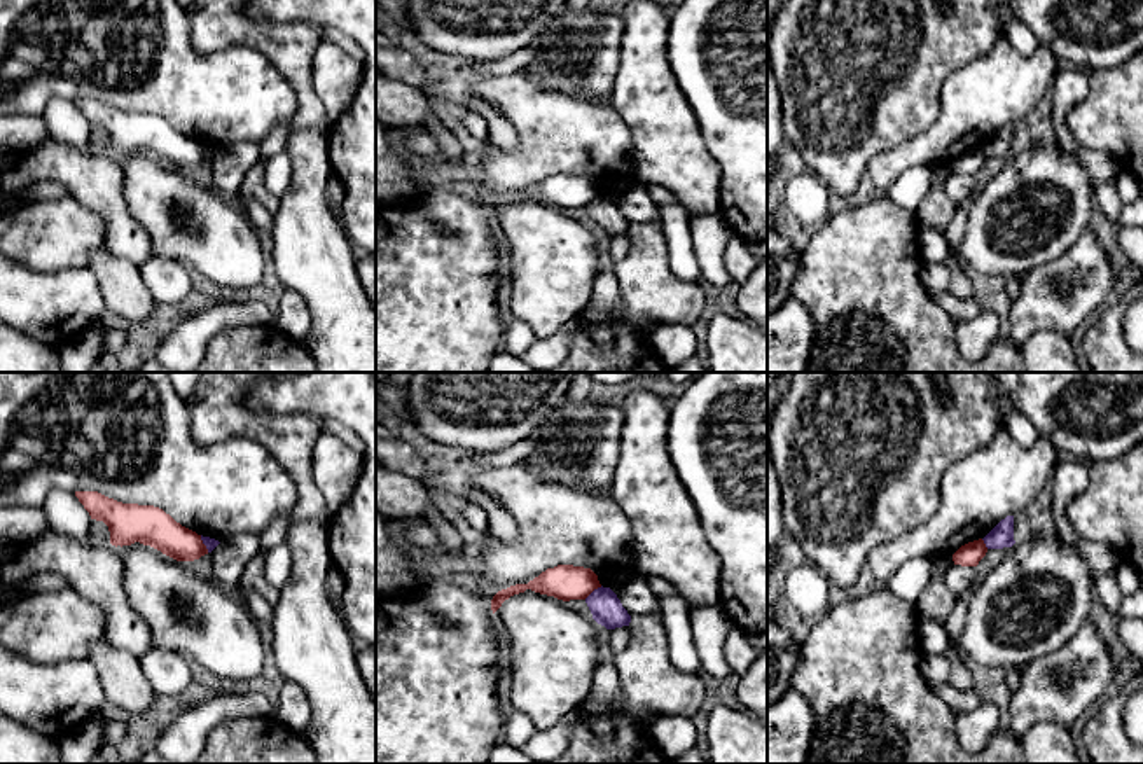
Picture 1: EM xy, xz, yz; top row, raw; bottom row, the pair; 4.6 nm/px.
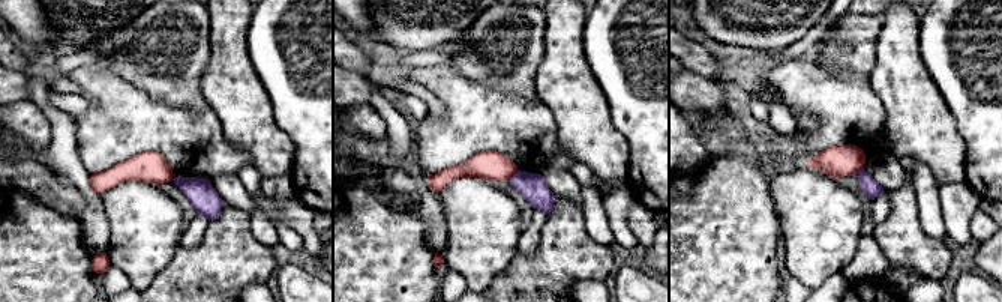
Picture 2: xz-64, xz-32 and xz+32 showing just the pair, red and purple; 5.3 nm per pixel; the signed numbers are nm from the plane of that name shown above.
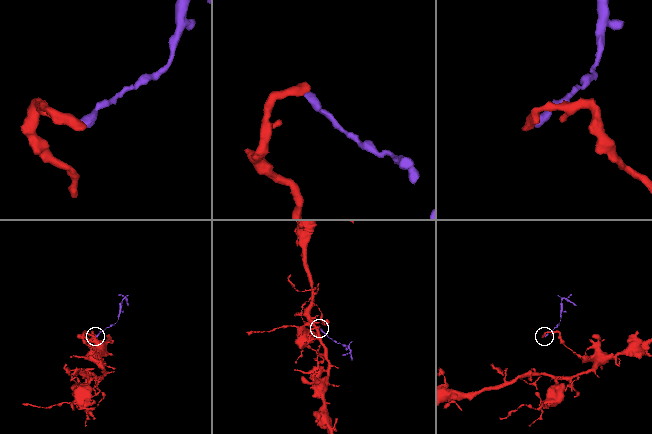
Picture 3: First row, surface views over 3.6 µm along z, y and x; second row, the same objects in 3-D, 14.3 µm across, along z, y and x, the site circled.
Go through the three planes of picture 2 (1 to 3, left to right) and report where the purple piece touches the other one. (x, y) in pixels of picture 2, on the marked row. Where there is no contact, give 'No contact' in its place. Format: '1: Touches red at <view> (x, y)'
1: No contact
2: Touches red at xz-32 (513, 173)
3: Touches red at xz+32 (860, 170)

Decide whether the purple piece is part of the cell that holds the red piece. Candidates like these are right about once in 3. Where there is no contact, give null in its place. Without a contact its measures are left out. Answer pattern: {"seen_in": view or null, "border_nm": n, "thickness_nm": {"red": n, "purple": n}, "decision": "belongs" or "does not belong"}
{"seen_in": "xz", "border_nm": 110, "thickness_nm": {"red": 160, "purple": 140}, "decision": "does not belong"}

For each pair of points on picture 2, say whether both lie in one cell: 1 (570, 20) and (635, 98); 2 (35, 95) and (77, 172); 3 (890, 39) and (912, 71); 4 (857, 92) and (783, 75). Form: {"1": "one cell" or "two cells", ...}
{"1": "two cells", "2": "one cell", "3": "one cell", "4": "one cell"}

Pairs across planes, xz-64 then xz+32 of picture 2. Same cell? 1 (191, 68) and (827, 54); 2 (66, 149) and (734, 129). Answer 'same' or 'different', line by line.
1: same
2: same

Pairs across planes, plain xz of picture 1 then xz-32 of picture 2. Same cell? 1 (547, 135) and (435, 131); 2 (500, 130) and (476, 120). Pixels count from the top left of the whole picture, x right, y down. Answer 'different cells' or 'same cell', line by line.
1: same cell
2: different cells

